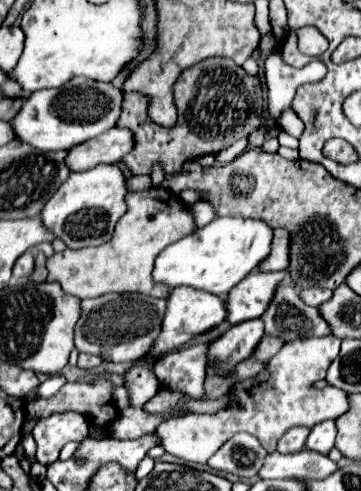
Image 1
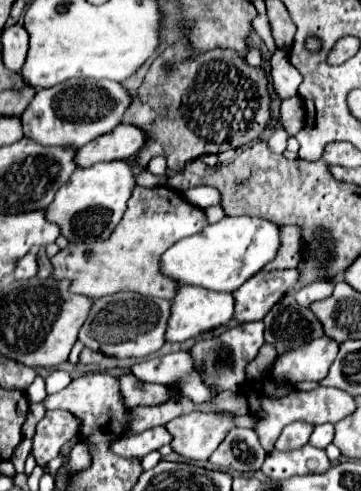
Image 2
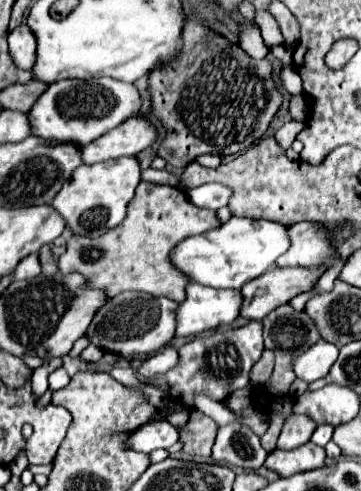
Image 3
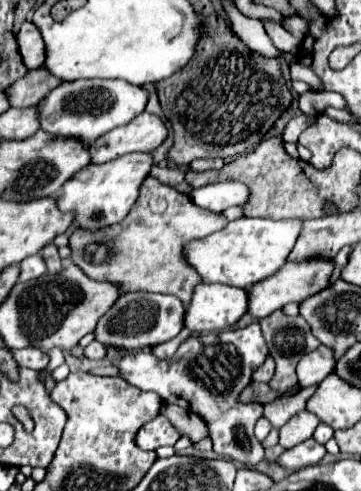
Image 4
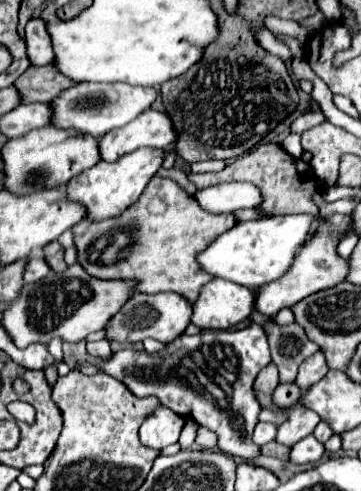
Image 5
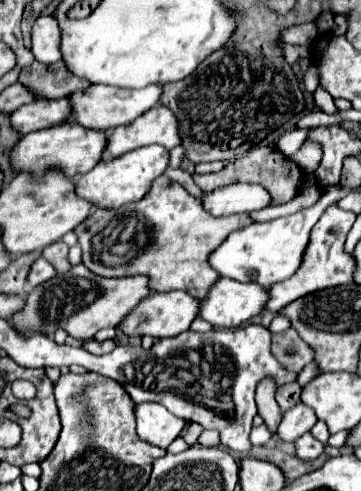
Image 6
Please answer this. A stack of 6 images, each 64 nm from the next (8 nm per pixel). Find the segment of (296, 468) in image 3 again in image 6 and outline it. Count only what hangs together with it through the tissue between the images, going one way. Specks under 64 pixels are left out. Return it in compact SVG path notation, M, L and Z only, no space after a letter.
M310 432L296 440L296 456L300 460L316 460L324 452L324 444L318 442Z

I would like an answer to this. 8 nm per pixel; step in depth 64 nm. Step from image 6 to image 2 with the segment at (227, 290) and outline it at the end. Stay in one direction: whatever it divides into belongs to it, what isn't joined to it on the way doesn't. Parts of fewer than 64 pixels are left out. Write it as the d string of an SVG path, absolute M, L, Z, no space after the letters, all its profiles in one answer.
M178 286L176 296L172 300L168 328L166 328L166 342L184 342L188 338L196 338L202 332L214 330L226 324L234 314L234 298L232 294L204 290L200 286Z

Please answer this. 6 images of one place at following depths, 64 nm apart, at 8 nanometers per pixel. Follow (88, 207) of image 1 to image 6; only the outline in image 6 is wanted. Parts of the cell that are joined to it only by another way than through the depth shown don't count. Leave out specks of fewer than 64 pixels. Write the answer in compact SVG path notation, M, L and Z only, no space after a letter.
M144 146L132 152L126 152L118 158L100 160L90 172L76 176L76 196L88 200L96 208L116 210L124 204L138 202L150 188L150 184L166 170L168 166L168 150L160 146Z

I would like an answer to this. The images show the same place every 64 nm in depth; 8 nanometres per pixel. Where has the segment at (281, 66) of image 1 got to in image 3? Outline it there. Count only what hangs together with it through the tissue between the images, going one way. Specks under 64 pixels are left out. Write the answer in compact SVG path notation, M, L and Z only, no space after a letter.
M284 64L282 70L280 70L280 74L278 74L278 78L280 78L282 88L284 88L288 94L302 94L302 80L300 80L298 72L296 72L292 66Z

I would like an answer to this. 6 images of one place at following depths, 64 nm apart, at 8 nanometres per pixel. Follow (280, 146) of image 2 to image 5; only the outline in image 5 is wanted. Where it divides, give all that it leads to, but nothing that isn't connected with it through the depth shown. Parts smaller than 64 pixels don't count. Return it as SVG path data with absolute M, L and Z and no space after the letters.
M306 112L306 114L298 116L298 118L292 122L290 132L292 132L292 134L302 134L304 130L308 130L308 128L312 128L312 126L322 124L324 120L326 120L326 118L324 118L324 114L322 114L322 112Z

